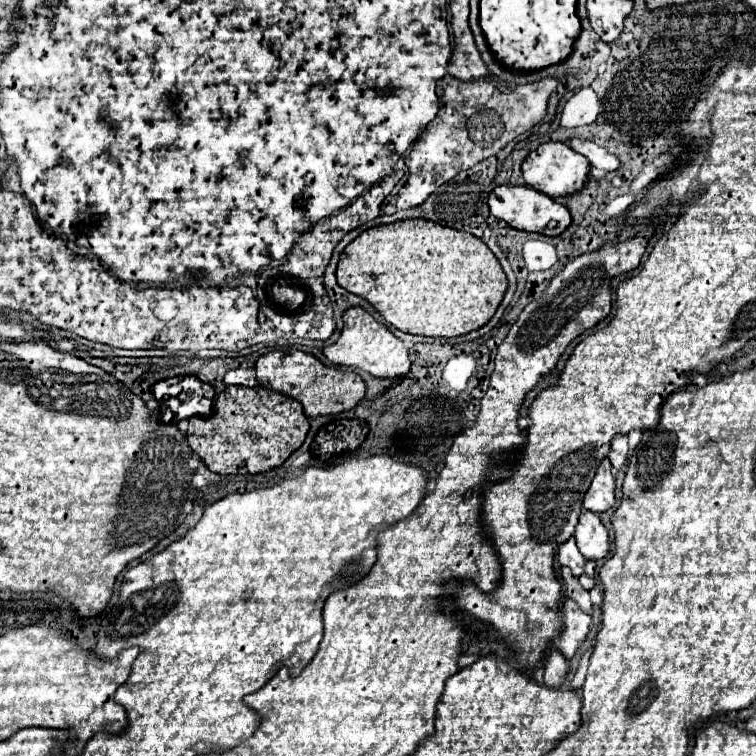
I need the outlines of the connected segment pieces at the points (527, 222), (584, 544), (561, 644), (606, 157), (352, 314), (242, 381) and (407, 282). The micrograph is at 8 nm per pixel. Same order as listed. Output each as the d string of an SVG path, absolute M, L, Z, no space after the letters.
M513 184L495 186L493 192L489 194L489 210L495 218L505 220L509 226L517 230L541 232L547 236L557 236L571 224L571 214L563 204L559 204L551 196L545 196L529 186L513 186Z
M583 510L579 516L579 524L575 530L575 540L579 552L587 560L601 560L609 554L609 532L601 524L599 516L595 512Z
M565 598L559 612L561 612L561 618L563 618L563 628L561 628L561 634L555 642L555 646L569 660L577 652L579 644L585 640L589 626L591 626L591 616L581 612L577 602L571 600L571 598Z
M571 138L571 140L569 140L569 146L571 146L575 152L583 154L583 156L589 160L589 164L595 166L595 168L601 168L601 170L617 170L617 168L619 168L619 160L617 160L613 154L609 154L605 148L597 146L597 144L591 142L591 140Z
M353 306L343 314L343 330L335 344L325 346L323 354L335 366L349 366L365 370L377 378L395 378L409 372L409 354L399 338L395 338L383 324L379 324L367 310Z
M235 368L235 370L229 370L225 374L225 380L223 380L227 386L231 384L237 384L237 386L255 386L257 380L255 380L255 368Z
M413 218L363 230L345 246L337 282L365 298L397 330L419 336L461 336L481 328L495 314L507 278L485 242L473 234Z

